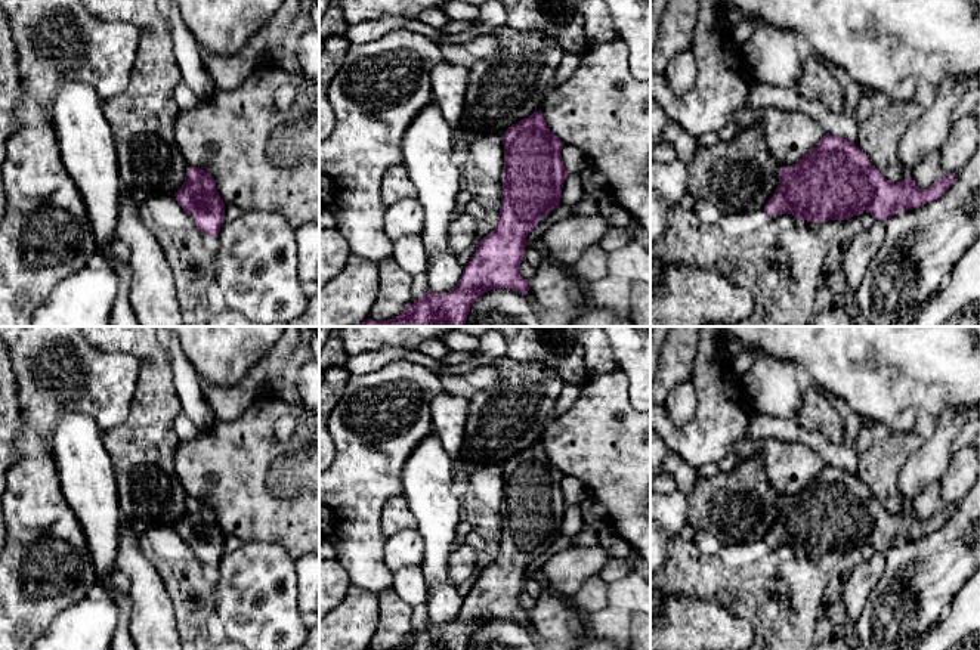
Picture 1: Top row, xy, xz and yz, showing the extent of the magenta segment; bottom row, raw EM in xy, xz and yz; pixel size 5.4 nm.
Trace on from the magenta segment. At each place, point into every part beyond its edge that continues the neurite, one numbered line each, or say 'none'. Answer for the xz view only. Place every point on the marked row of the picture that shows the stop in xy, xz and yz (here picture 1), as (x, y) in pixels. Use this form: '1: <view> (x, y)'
1: xz (501, 90)

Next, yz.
1: yz (738, 176)

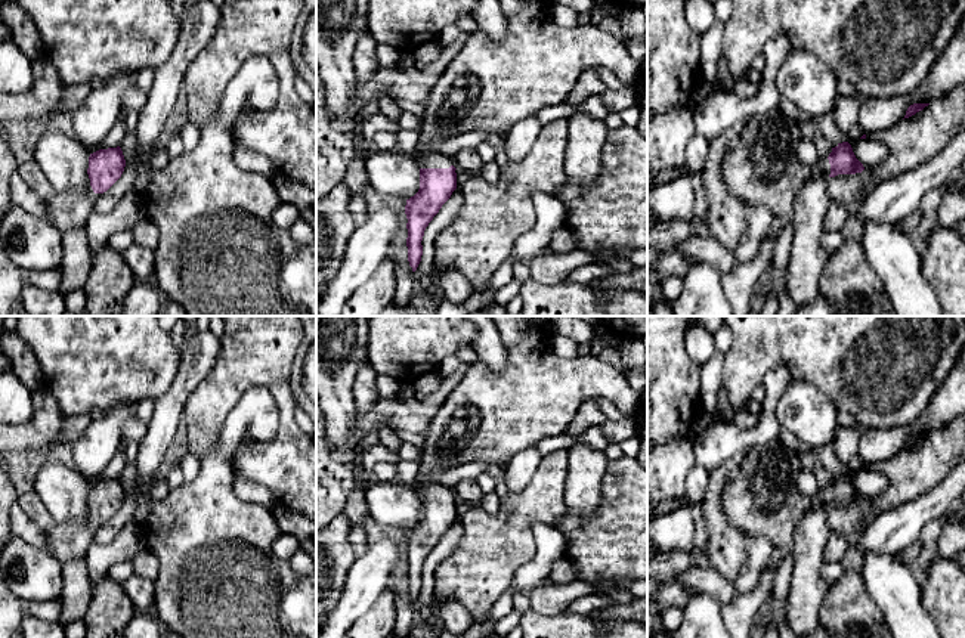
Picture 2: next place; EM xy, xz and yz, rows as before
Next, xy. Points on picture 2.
1: xy (67, 210)

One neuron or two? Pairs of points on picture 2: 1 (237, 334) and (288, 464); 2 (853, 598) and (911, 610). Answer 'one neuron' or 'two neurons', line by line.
1: one neuron
2: two neurons

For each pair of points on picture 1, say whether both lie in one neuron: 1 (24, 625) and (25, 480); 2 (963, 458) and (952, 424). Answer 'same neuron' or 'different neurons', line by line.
1: same neuron
2: different neurons

